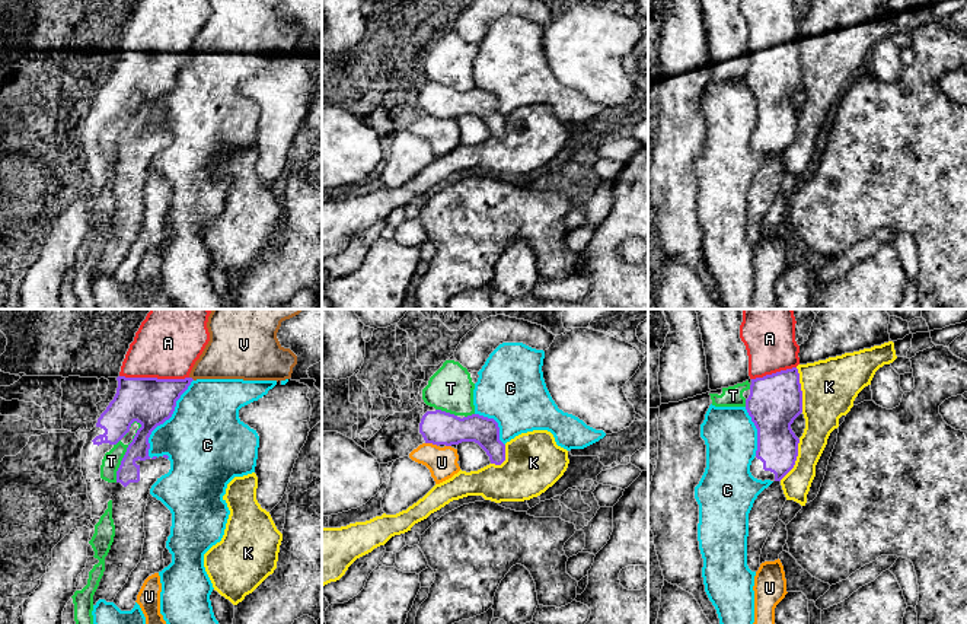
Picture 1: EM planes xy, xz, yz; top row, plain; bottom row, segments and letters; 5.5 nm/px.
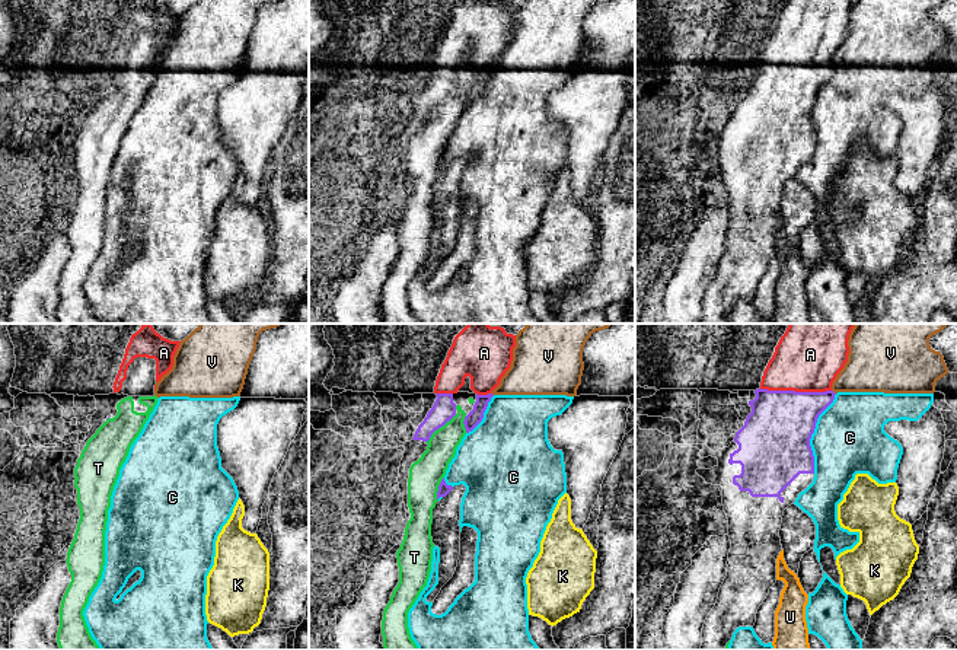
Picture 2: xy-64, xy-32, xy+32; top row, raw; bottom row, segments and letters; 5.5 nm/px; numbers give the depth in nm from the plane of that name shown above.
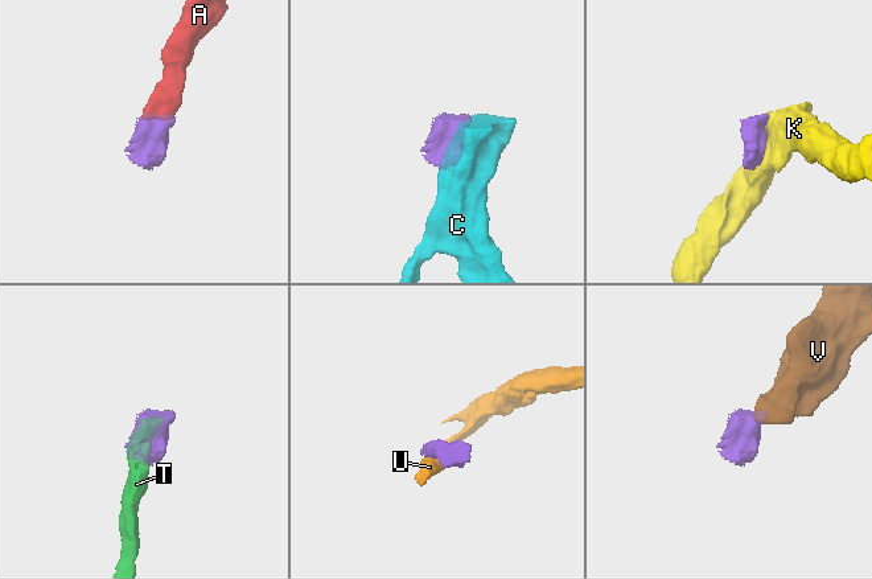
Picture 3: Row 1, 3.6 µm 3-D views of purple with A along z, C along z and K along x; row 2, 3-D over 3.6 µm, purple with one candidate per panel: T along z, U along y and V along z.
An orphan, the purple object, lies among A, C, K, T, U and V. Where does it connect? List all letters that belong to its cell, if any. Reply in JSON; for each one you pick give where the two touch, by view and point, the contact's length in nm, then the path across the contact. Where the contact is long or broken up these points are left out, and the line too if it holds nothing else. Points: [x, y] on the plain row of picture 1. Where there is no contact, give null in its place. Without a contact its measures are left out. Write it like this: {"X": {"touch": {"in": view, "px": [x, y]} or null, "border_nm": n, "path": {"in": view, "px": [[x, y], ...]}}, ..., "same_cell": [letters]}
{"A": {"touch": {"in": "xy", "px": [155, 51]}, "border_nm": 380, "path": {"in": "xy", "px": [[150, 75], [155, 51], [158, 25]]}}, "same_cell": ["A"]}

